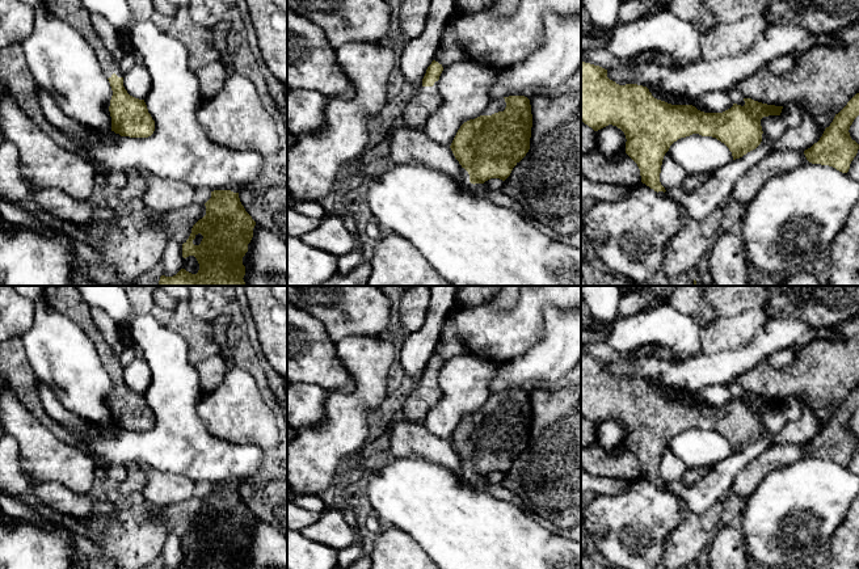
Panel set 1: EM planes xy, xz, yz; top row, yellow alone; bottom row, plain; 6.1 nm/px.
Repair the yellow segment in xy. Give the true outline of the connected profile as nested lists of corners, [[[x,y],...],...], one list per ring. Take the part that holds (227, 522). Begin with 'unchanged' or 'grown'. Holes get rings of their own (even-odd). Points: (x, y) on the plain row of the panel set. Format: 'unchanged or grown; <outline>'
unchanged; [[[214,484],[205,497],[206,509],[191,522],[189,532],[182,538],[182,551],[194,549],[199,557],[197,568],[181,562],[176,569],[245,569],[243,551],[253,531],[256,515],[245,505],[239,486],[231,484]]]

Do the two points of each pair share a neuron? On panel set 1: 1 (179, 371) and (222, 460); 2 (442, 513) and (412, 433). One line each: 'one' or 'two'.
1: one
2: two

